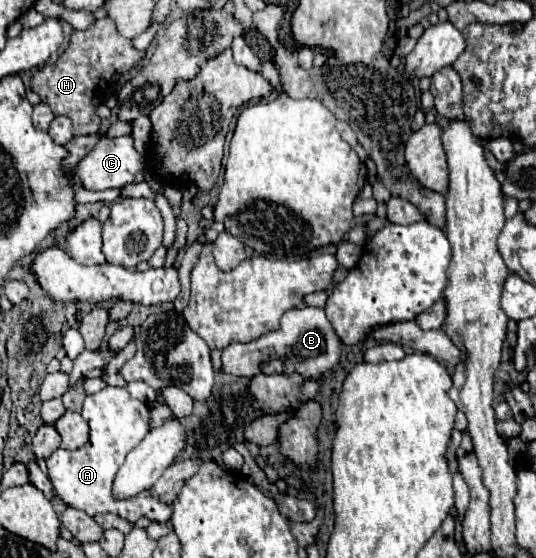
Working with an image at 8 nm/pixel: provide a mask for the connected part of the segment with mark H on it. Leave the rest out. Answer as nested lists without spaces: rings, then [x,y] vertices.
[[[102,18],[102,20],[96,20],[86,30],[72,30],[66,50],[58,56],[54,64],[46,64],[32,76],[30,88],[42,98],[44,104],[52,108],[56,116],[62,114],[74,122],[76,136],[98,134],[102,120],[96,116],[94,110],[102,102],[102,92],[110,80],[110,74],[128,72],[144,56],[146,56],[146,50],[136,50],[128,38],[116,32],[110,18]]]

